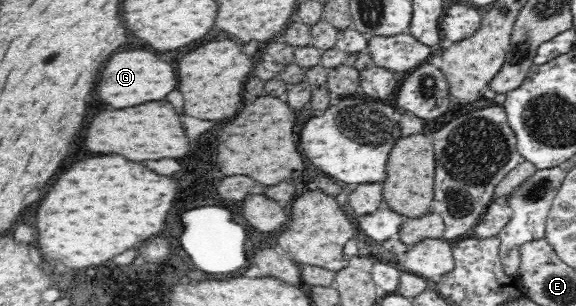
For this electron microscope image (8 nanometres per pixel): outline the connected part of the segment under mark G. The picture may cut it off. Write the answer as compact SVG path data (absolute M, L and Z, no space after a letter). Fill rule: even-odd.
M132 50L132 52L118 52L106 62L106 66L100 74L96 92L98 92L98 98L102 102L110 104L112 108L126 108L132 104L160 100L168 92L172 92L176 88L176 84L178 84L178 78L176 78L174 66L158 60L158 56L152 52Z

